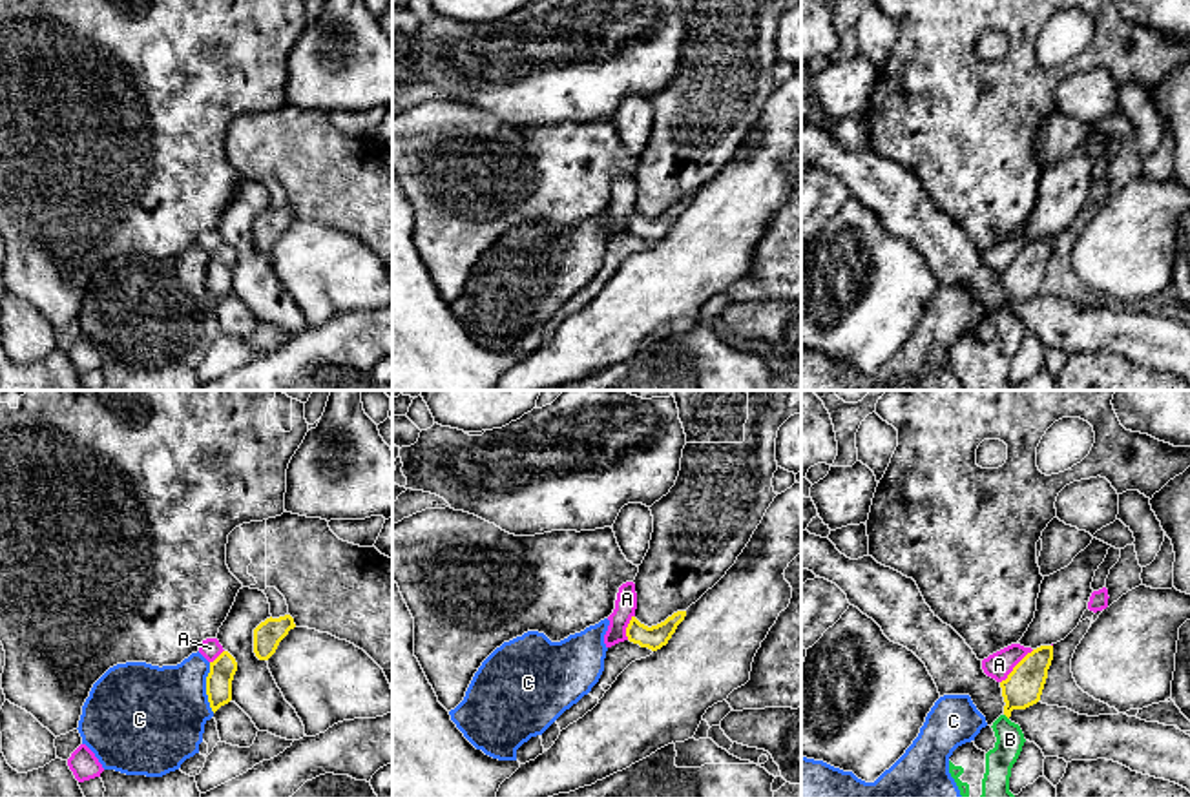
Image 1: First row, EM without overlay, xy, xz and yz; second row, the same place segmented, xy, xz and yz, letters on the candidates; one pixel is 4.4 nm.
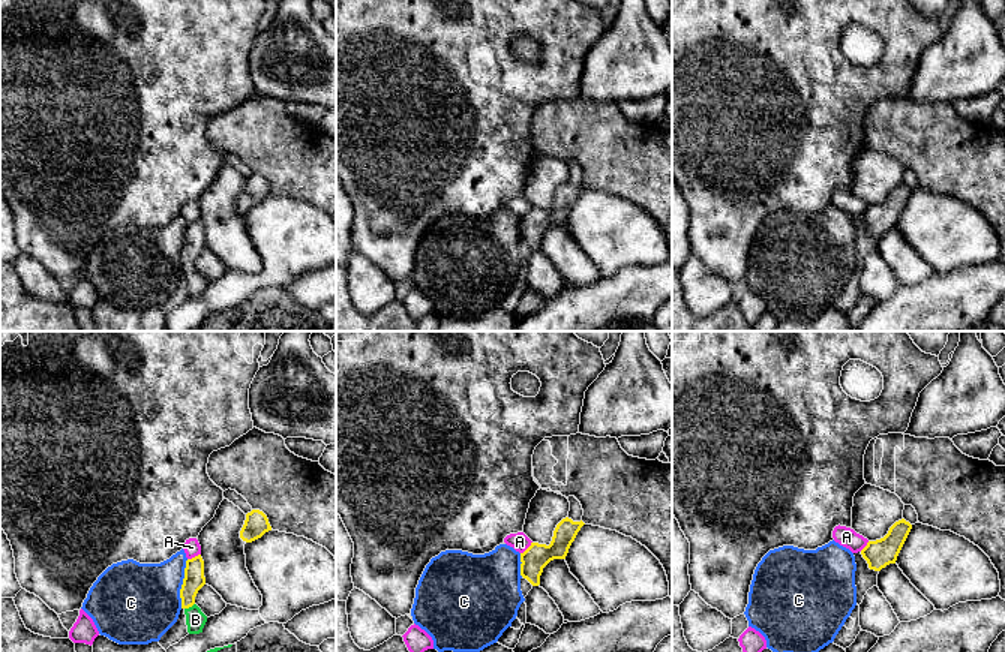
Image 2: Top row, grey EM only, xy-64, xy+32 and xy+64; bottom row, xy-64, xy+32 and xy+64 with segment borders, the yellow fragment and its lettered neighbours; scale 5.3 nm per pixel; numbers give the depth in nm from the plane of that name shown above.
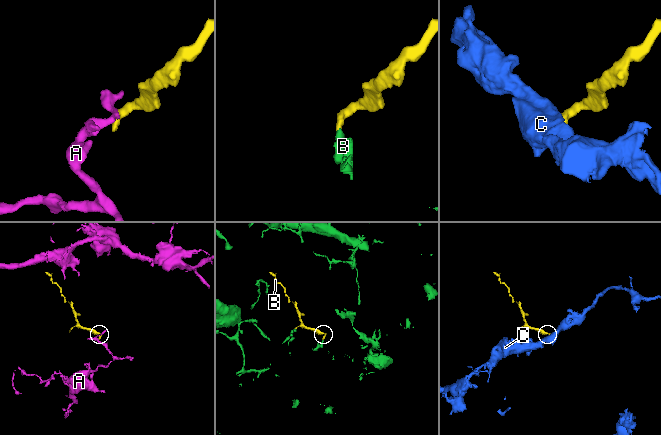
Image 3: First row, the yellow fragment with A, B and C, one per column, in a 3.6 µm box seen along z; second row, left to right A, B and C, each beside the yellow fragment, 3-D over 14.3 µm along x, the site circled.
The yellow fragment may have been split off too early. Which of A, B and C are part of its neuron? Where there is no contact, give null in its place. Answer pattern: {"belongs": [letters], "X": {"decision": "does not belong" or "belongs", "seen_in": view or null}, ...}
{"belongs": ["B"], "A": {"decision": "does not belong", "seen_in": "yz"}, "B": {"decision": "belongs", "seen_in": "yz"}, "C": {"decision": "does not belong", "seen_in": "xy"}}

